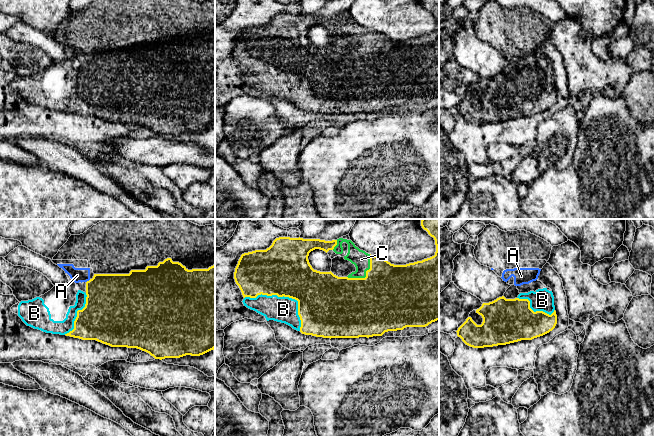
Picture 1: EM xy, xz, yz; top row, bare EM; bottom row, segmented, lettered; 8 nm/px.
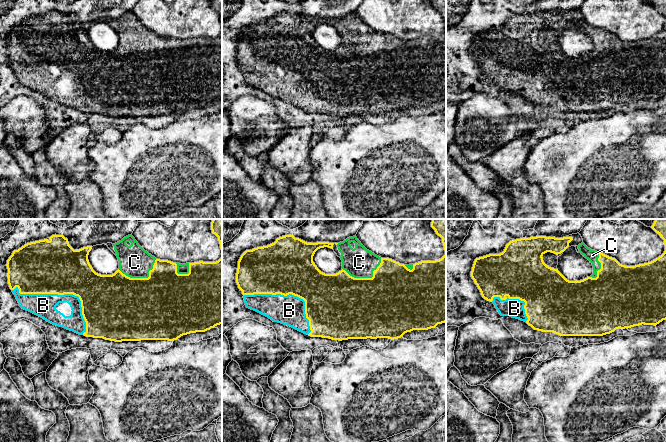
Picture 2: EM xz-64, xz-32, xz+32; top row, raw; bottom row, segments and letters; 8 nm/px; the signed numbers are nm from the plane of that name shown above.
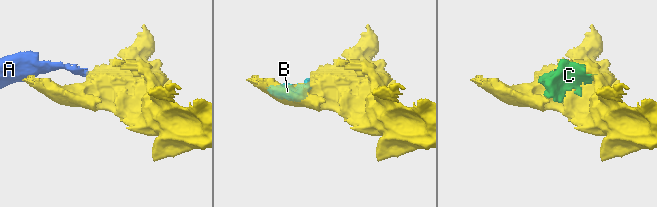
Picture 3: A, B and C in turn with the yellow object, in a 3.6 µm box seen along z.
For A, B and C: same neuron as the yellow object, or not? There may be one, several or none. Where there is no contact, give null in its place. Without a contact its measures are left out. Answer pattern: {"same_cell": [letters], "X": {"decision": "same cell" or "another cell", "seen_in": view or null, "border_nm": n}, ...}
{"same_cell": ["B", "C"], "A": {"decision": "another cell", "seen_in": "xy", "border_nm": 50}, "B": {"decision": "same cell", "seen_in": "xz", "border_nm": 550}, "C": {"decision": "same cell", "seen_in": "xz", "border_nm": 260}}

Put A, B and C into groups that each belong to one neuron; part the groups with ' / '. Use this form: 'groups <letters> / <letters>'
groups A / B C

